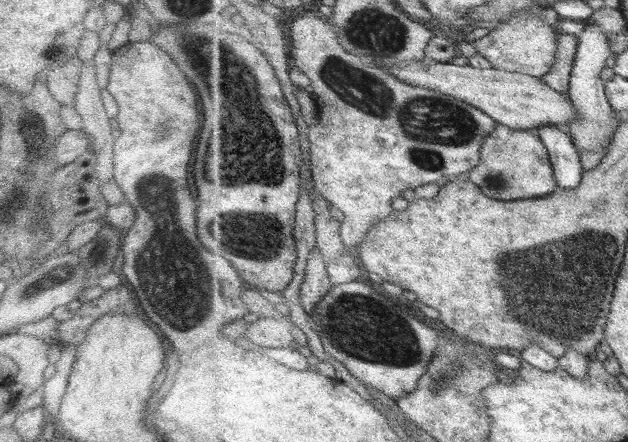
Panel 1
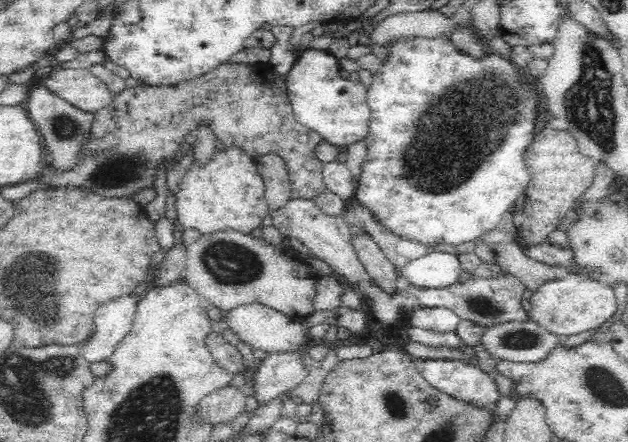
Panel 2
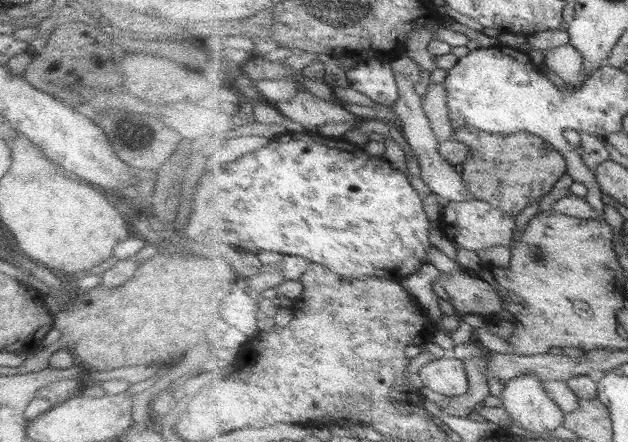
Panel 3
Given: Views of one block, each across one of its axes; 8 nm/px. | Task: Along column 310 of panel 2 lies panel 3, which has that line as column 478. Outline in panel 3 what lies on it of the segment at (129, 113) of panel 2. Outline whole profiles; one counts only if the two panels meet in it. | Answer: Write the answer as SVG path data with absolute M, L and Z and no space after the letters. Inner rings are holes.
M462 126L455 130L455 140L471 147L472 154L462 163L462 175L467 190L475 199L491 203L509 216L517 216L529 208L537 198L547 196L553 186L568 174L568 162L556 148L533 133L516 132L511 136L491 134L474 126Z

